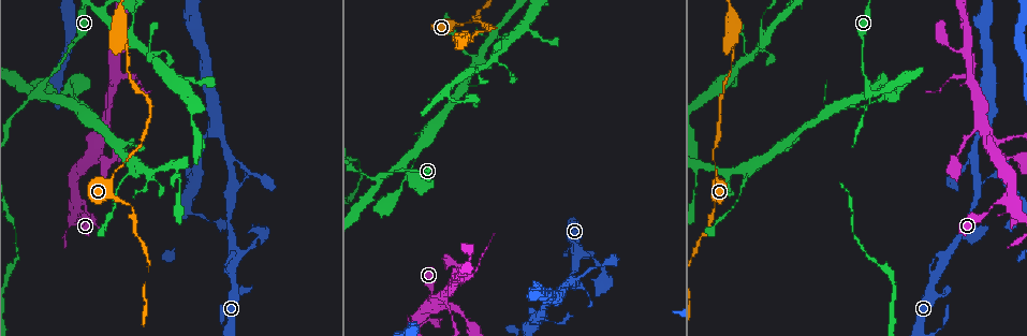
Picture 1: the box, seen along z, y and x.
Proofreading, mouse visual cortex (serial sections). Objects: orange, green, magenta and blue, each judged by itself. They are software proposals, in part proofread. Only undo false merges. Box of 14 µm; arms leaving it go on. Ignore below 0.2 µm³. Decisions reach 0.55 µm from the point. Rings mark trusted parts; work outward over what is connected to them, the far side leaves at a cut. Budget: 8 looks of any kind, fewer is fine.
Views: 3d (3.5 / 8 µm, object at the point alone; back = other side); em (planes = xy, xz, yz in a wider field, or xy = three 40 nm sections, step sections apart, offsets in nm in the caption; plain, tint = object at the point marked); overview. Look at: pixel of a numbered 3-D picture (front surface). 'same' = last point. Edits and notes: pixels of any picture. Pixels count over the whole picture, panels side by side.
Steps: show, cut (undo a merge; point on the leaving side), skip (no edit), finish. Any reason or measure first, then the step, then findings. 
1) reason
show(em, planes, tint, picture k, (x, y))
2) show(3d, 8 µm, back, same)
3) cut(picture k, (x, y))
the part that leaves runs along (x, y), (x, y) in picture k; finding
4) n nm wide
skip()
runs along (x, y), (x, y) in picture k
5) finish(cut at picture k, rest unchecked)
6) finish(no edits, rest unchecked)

small branch off a trunk
show(3d, 3.5 µm, back, picture 1, (439, 308))

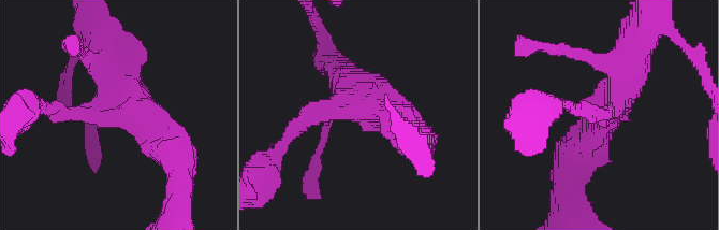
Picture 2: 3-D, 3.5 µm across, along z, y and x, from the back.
need the tissue
show(em, xy, step 1, tint, picture 2, (123, 114))

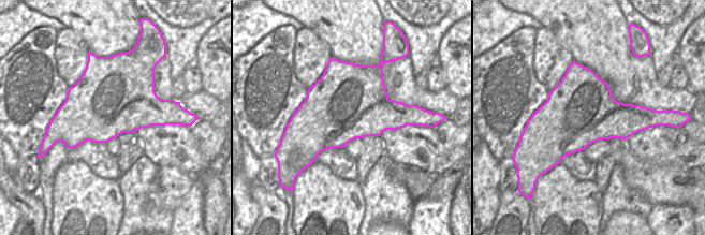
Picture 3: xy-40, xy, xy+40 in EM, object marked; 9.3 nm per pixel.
arms of 200, 200, 450, 500 nm
skip()
runs along (174, 156), (112, 77), (104, 47) in picture 2; all the same cell

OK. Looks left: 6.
four or more arms meet
show(3d, 8 µm, picture 1, (39, 92))

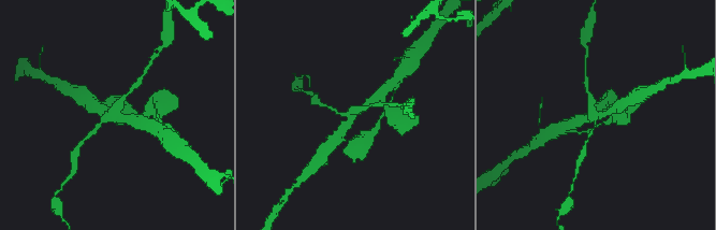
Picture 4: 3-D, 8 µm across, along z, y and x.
4 arms; arms of 150, 150, 250, 250 nm; need the tissue
show(em, xy, step 5, tint, picture 4, (590, 114))

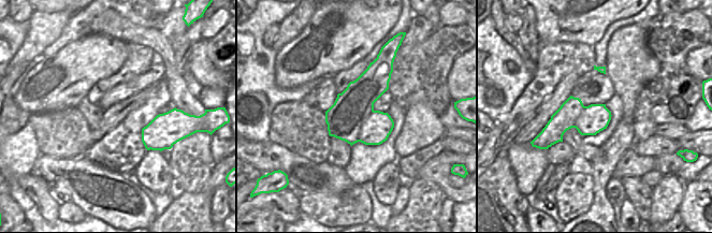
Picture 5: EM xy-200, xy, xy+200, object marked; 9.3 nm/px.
skip()
runs along (587, 87), (592, 116), (575, 123) in picture 4; continuous, no second cell

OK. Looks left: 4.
calibre changes
show(3d, 3.5 µm, picture 1, (118, 199))

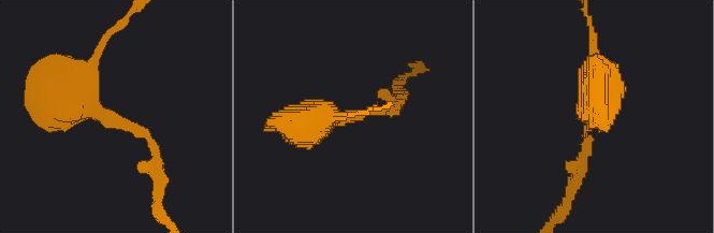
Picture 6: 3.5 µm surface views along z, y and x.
show(em, xy, step 5, tint, picture 6, (119, 122))

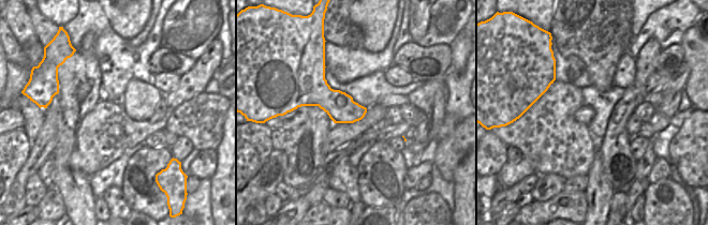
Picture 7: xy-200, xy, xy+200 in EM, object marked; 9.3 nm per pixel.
arms of 150, 500 nm
skip()
runs along (66, 90), (145, 132), (155, 172) in picture 6; one cell here

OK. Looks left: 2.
finish(no edits, rest unchecked)

